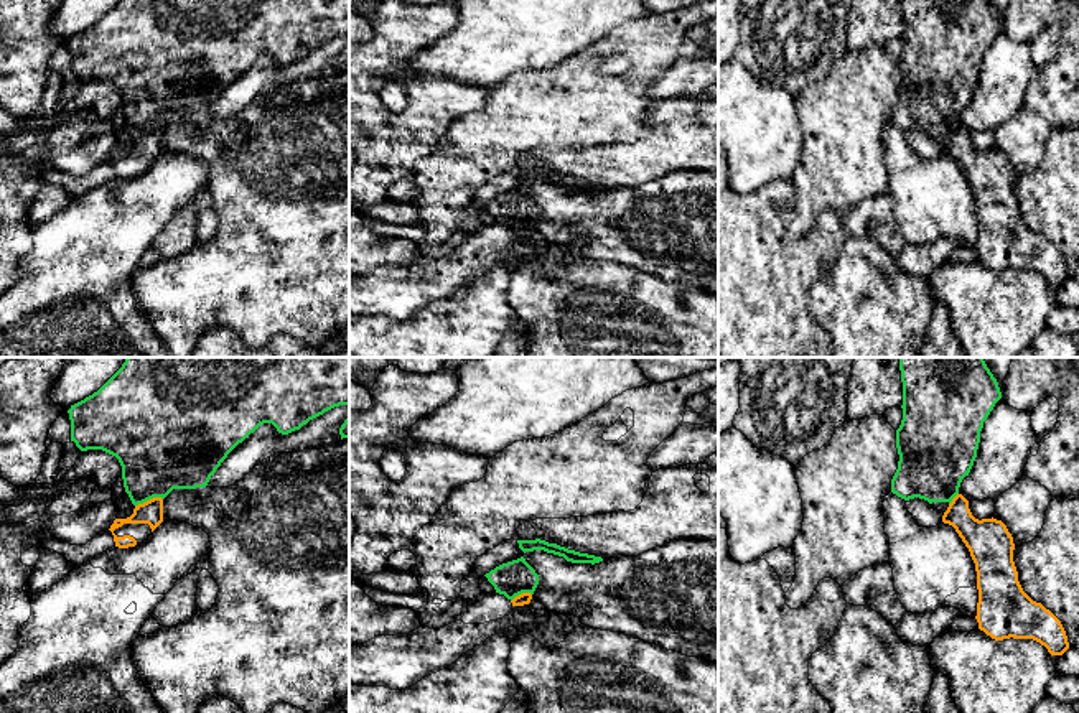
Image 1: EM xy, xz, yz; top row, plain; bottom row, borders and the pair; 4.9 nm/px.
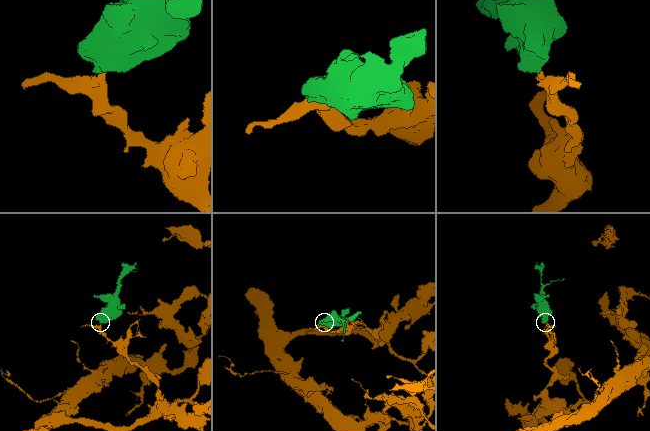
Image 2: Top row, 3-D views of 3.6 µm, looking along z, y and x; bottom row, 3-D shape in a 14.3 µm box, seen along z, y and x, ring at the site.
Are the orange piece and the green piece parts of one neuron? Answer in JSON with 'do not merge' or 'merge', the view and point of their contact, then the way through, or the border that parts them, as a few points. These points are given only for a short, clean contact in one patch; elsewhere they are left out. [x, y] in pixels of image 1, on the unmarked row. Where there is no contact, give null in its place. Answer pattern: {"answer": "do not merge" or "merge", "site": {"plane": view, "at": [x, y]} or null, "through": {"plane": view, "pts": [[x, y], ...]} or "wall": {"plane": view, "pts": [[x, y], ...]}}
{"answer": "merge", "site": {"plane": "xy", "at": [149, 132]}, "through": {"plane": "xy", "pts": [[150, 144], [149, 132], [149, 106], [158, 83]]}}

